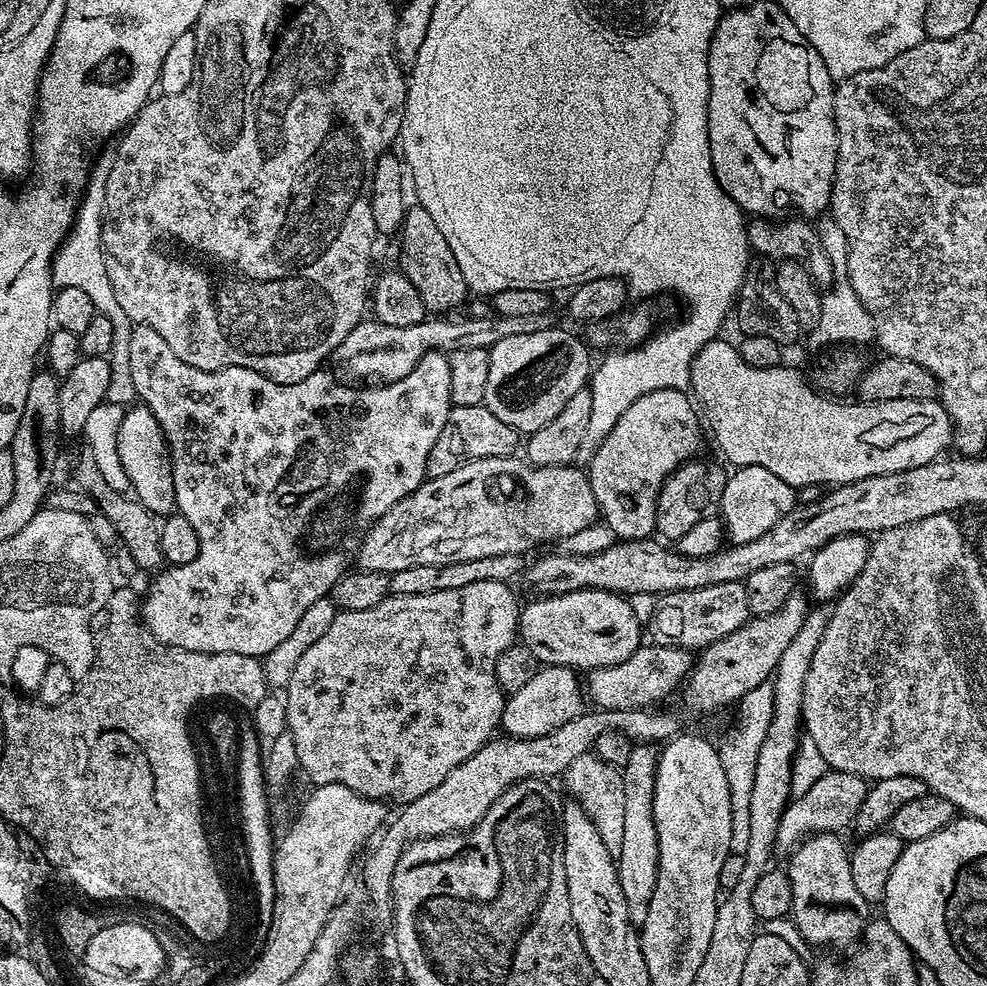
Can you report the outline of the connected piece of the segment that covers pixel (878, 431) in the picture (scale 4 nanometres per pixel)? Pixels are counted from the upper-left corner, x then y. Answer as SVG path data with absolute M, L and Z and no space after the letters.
M724 338L712 340L698 350L690 366L690 392L706 421L707 431L716 435L716 444L729 465L763 466L799 490L811 484L839 486L898 470L914 470L914 466L926 466L931 460L941 459L947 453L944 451L953 447L952 419L939 399L844 404L848 402L821 394L805 373L804 376L798 369L787 366L750 366L742 358L739 347L735 343L727 344Z

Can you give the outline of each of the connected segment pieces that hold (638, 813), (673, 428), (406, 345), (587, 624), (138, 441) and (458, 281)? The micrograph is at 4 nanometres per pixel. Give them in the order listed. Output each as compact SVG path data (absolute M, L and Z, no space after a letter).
M636 744L630 758L622 766L624 789L626 790L626 819L622 837L622 854L615 857L618 870L618 882L622 886L622 895L626 898L626 914L634 926L643 926L646 914L650 910L650 898L654 898L654 886L658 882L658 830L652 813L652 791L656 785L658 752L651 744Z
M678 388L642 394L642 398L630 402L630 406L622 410L622 418L618 418L618 422L614 422L614 430L610 430L610 434L595 445L593 452L596 453L586 467L596 504L600 507L600 516L617 541L647 540L656 532L656 503L666 478L681 464L701 455L700 447L704 444L704 436L706 437L706 432L693 397Z
M548 309L540 314L533 314L523 317L491 316L484 315L482 317L466 316L466 319L460 322L452 321L452 318L430 318L417 326L412 327L396 327L386 326L374 318L366 318L362 320L354 330L350 330L350 334L342 340L336 347L334 360L337 360L343 372L347 375L347 379L358 382L379 382L392 383L406 376L410 370L416 368L418 361L421 360L430 351L442 351L446 354L452 353L458 349L491 349L504 338L513 337L519 334L536 334L539 331L554 329L561 325L559 316L553 309Z
M583 588L573 592L544 594L520 610L519 639L544 666L593 670L626 662L642 645L642 620L632 609L633 601L618 592Z
M143 406L129 407L125 411L118 430L118 456L128 475L128 484L133 488L135 499L143 504L149 512L168 514L176 508L176 487L172 473L172 458L168 455L168 444L164 440L164 431Z
M413 203L404 215L404 227L398 233L400 240L399 271L410 278L410 283L418 290L422 302L429 314L452 314L452 311L470 296L470 289L462 270L458 266L458 258L454 258L454 250L446 243L442 230L438 230L434 218L421 206Z

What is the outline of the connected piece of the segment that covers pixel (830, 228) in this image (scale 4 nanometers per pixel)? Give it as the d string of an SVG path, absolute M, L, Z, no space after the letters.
M825 214L815 221L814 224L822 250L826 250L826 258L830 258L832 267L832 283L822 296L822 318L818 318L818 326L810 330L812 344L819 350L829 346L864 346L860 344L872 344L876 338L874 330L874 318L862 306L858 294L854 294L854 286L848 281L848 243L846 234L838 227L838 222L830 214Z

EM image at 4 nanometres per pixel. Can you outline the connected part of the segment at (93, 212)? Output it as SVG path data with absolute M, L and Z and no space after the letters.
M107 167L91 169L88 186L76 210L76 220L72 224L72 230L60 245L55 260L52 261L52 283L56 288L78 286L78 290L86 290L86 294L90 294L90 302L94 302L97 313L116 314L120 312L120 307L118 298L114 298L114 286L110 286L110 274L106 274L106 256L102 242L104 187L107 178Z

